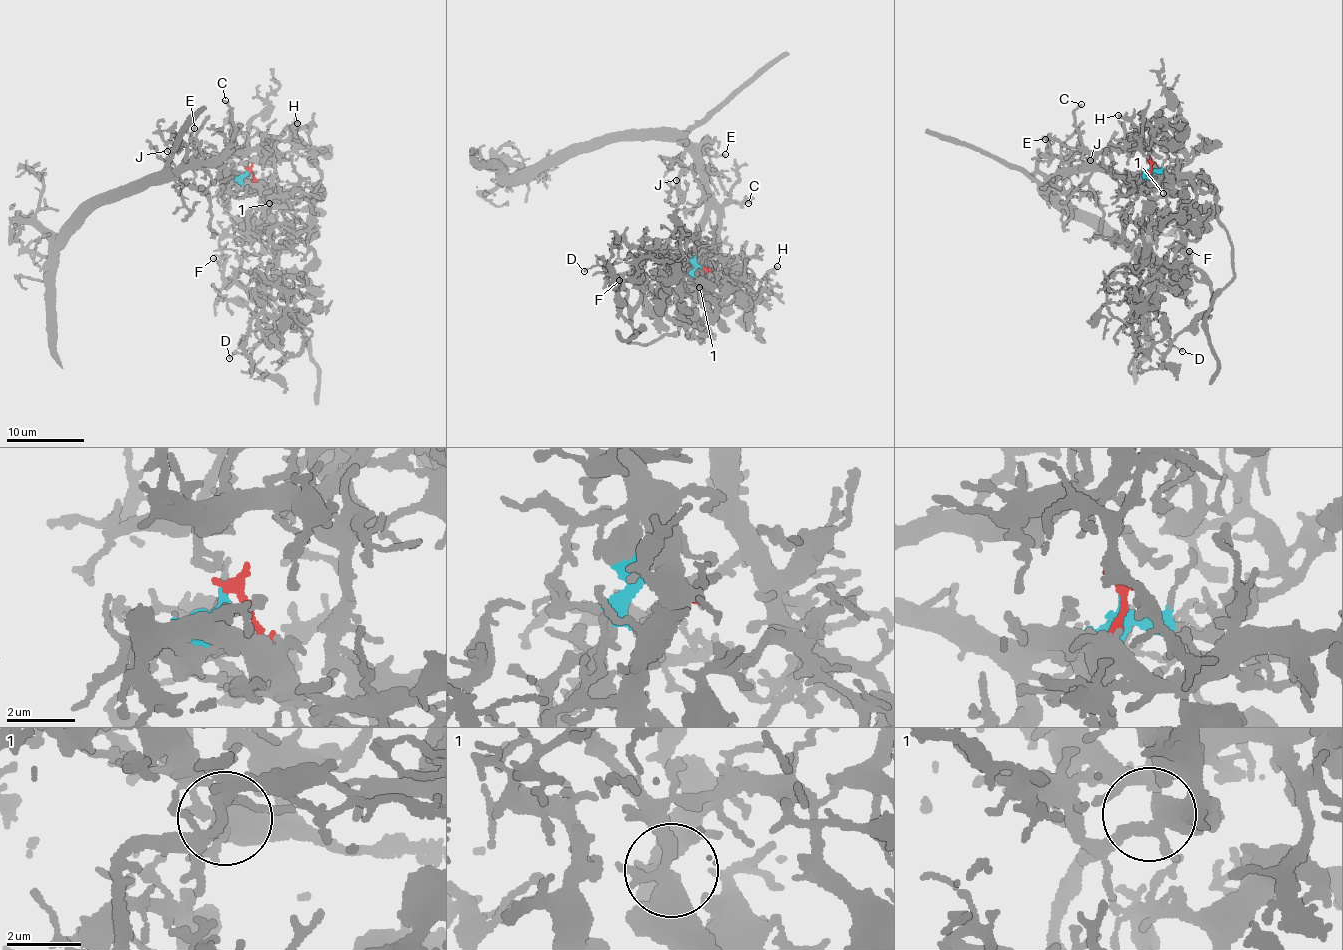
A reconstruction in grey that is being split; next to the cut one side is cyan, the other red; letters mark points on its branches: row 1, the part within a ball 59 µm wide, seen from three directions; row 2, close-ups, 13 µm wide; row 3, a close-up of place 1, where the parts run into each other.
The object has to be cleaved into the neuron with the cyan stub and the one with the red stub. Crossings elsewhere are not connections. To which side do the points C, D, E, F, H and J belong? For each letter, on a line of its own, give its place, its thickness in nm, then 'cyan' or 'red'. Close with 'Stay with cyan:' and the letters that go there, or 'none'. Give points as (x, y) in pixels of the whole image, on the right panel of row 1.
C: at (1081, 104); 170 nm thick; red
D: at (1182, 351); 120 nm thick; cyan
E: at (1045, 139); 160 nm thick; red
F: at (1189, 251); 150 nm thick; cyan
H: at (1118, 115); 320 nm thick; cyan
J: at (1090, 160); 100 nm thick; red
Stay with cyan: D, F, H

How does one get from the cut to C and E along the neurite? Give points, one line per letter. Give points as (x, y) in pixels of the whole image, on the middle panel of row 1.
C: (703, 268), (706, 271), (702, 267), (698, 223), (702, 215), (713, 208), (751, 198), (748, 203)
E: (703, 268), (706, 271), (698, 223), (704, 219), (706, 202), (700, 147), (711, 143), (707, 153), (726, 154)

